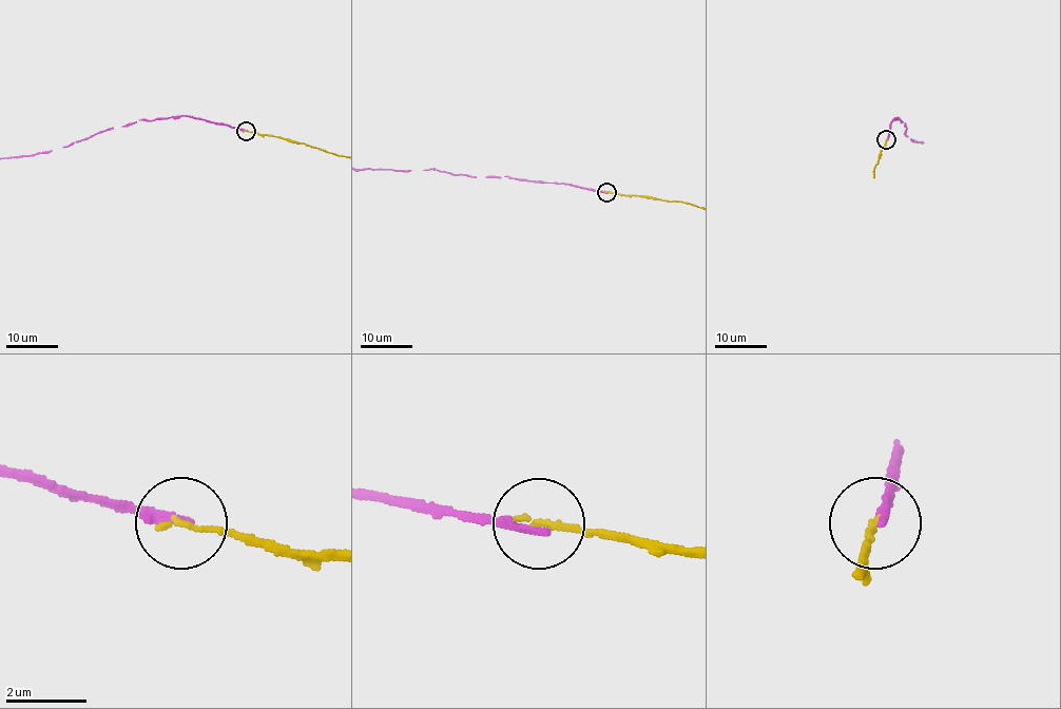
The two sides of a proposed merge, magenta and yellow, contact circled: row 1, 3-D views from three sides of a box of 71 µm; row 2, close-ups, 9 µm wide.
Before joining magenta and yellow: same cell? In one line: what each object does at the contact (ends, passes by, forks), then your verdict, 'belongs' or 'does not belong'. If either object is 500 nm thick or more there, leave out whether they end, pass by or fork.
magenta ends | yellow ends | belongs

